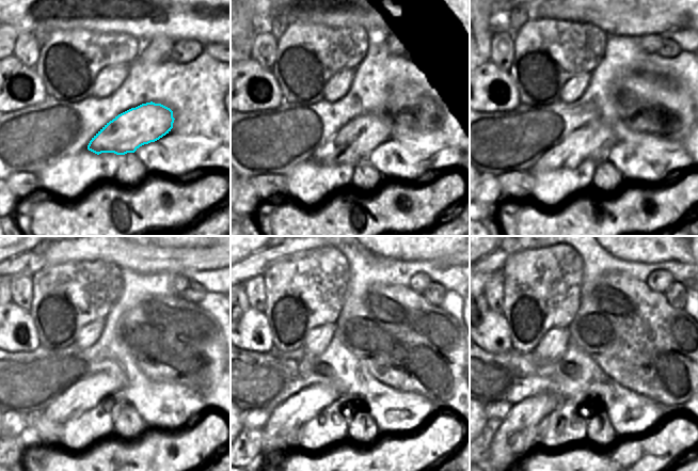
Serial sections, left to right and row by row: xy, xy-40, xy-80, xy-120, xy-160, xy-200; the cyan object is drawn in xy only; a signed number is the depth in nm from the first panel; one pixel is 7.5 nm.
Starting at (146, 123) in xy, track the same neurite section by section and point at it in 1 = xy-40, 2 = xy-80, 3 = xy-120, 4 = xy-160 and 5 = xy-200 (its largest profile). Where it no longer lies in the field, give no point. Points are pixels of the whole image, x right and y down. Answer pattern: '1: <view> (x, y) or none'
1: xy-40 (354, 141)
2: xy-80 (593, 141)
3: xy-120 (84, 395)
4: xy-160 (280, 433)
5: xy-200 (516, 436)

